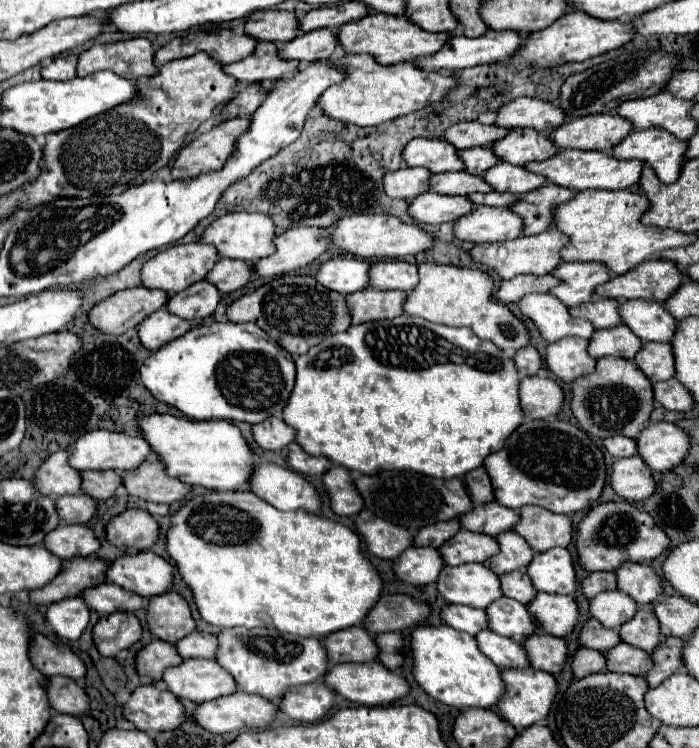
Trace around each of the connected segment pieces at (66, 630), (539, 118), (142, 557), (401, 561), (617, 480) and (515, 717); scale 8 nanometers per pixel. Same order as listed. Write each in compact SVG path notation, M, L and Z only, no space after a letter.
M81 596L55 602L47 610L47 622L51 624L53 632L63 640L79 640L89 624L89 616L91 610Z
M515 98L497 112L495 124L503 128L531 126L535 130L547 132L555 130L563 122L565 122L565 112L559 106L539 98Z
M145 550L135 556L121 556L113 560L113 566L107 570L107 580L137 592L143 598L153 598L173 586L173 564L155 552Z
M411 546L397 558L393 572L403 582L409 582L413 586L423 586L435 582L443 566L445 560L441 560L441 552L437 548Z
M629 456L615 460L611 472L611 486L621 498L629 502L639 502L649 498L655 492L657 484L647 464L643 464L641 456Z
M529 666L525 670L503 670L503 680L507 684L507 694L499 702L497 710L505 720L509 720L509 724L513 724L521 732L521 730L533 726L535 722L547 718L551 704L555 700L557 688L559 688L553 674L543 672L543 670L535 670Z

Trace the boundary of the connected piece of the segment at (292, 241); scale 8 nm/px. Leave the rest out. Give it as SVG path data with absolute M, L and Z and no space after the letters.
M291 228L275 238L277 252L255 264L255 276L275 276L299 270L331 248L331 238L321 228Z

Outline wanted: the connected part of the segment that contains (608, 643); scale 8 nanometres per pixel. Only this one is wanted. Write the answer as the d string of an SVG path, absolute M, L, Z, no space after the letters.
M589 620L585 622L583 630L581 630L581 646L585 648L601 648L601 652L617 646L621 642L621 636L617 630L613 628L605 628L599 620Z

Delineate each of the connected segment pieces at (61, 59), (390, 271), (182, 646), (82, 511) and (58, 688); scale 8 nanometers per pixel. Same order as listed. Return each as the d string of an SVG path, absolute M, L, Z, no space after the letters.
M75 54L57 56L53 60L43 62L41 78L45 78L45 80L71 80L77 76L75 68L77 68L77 56Z
M395 260L377 262L371 266L371 286L379 290L413 290L419 284L419 272L415 264Z
M193 632L179 640L175 646L183 658L215 658L217 636L207 632Z
M83 492L75 496L59 496L55 502L65 524L87 524L97 514L97 502Z
M53 676L49 678L49 702L55 712L69 716L83 716L89 710L89 694L71 678Z

